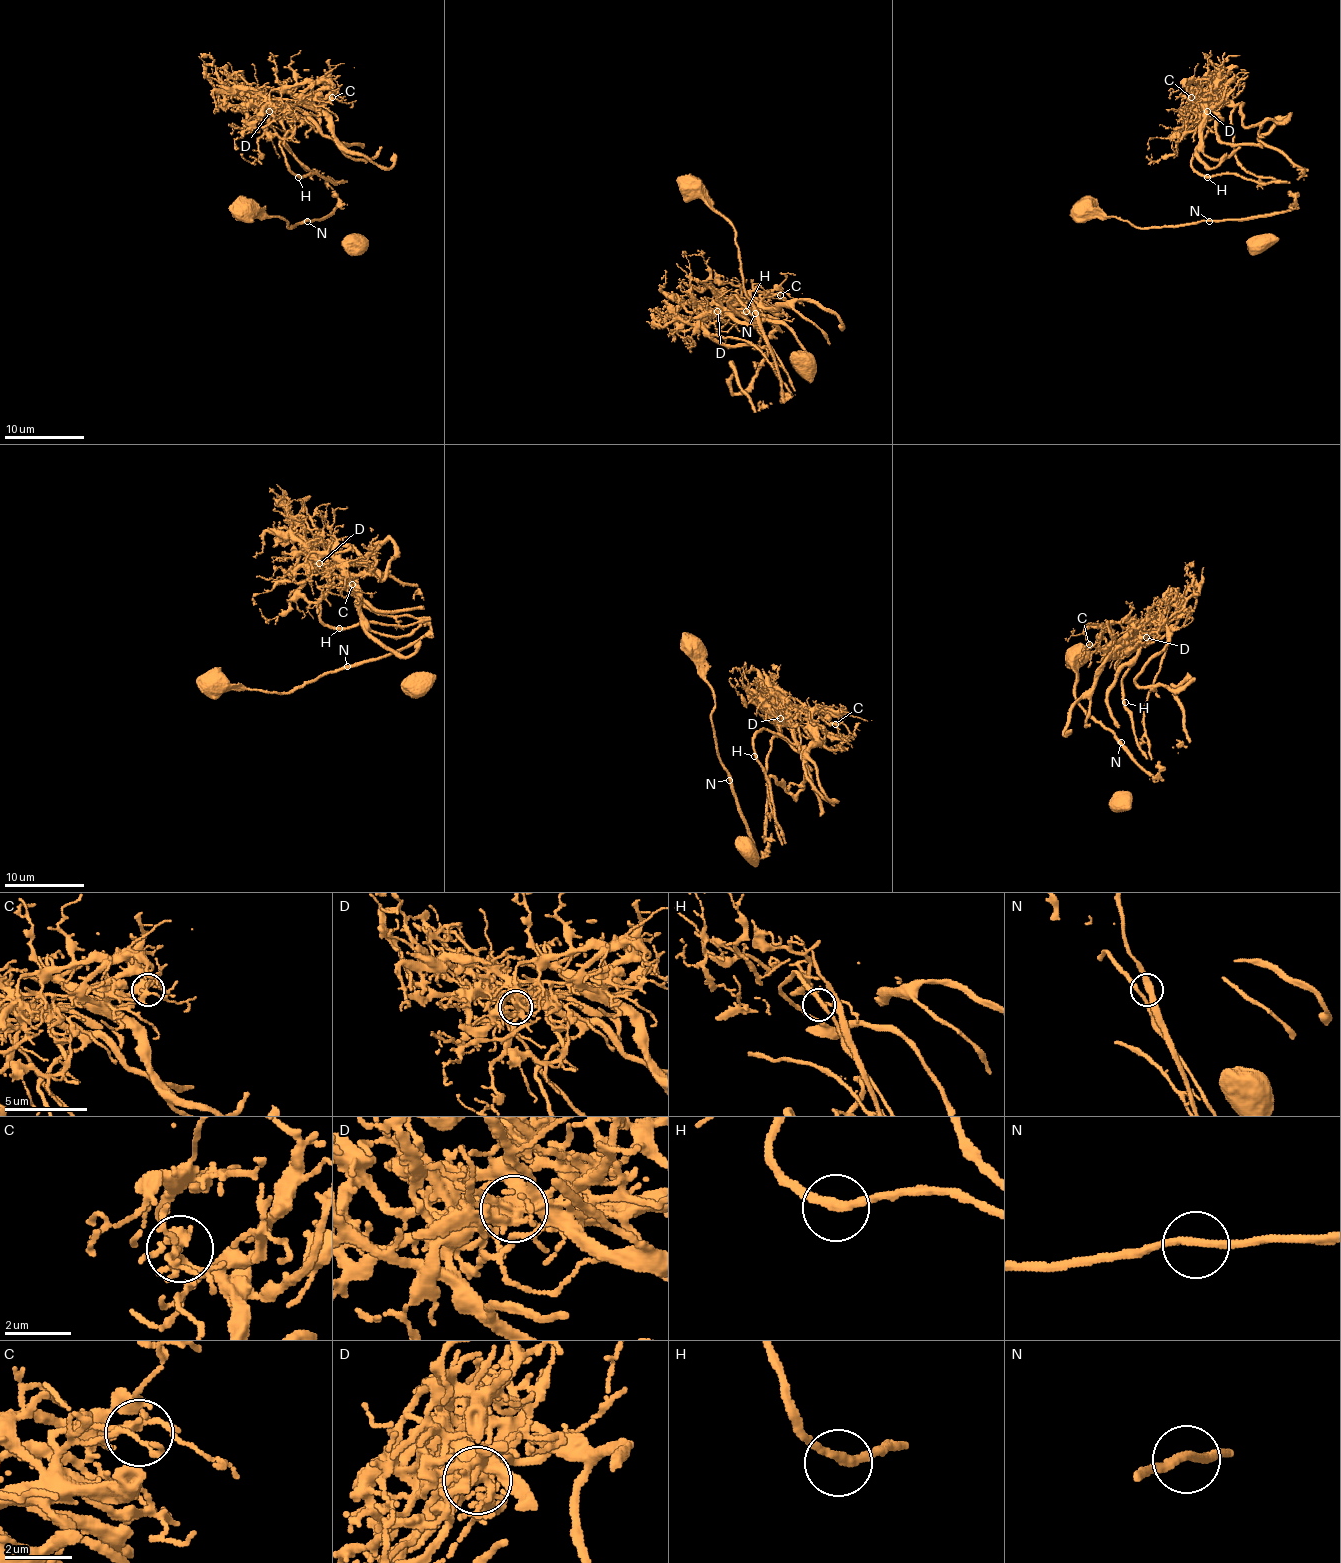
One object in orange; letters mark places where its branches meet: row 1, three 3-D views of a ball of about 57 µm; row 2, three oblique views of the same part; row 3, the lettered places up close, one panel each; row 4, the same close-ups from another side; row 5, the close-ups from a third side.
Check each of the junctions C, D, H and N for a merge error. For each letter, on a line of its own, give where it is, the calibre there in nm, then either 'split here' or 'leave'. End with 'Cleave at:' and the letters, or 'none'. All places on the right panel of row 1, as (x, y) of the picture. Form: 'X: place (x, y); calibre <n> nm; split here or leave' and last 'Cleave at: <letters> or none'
C: place (1191, 97); calibre 160 nm; leave
D: place (1207, 111); calibre 360 nm; split here
H: place (1207, 177); calibre 240 nm; leave
N: place (1209, 221); calibre 280 nm; split here
Cleave at: D, N

